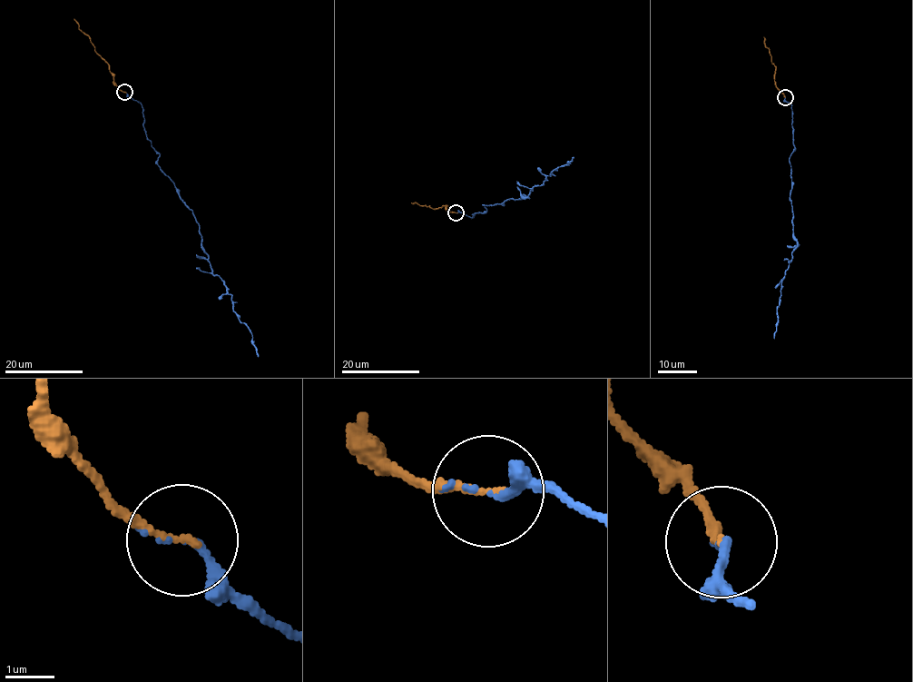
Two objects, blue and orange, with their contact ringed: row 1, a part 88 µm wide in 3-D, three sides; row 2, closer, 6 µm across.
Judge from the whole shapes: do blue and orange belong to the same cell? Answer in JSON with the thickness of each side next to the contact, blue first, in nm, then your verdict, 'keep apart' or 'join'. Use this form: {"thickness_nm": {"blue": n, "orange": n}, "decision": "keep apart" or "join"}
{"thickness_nm": {"blue": 150, "orange": 130}, "decision": "join"}

